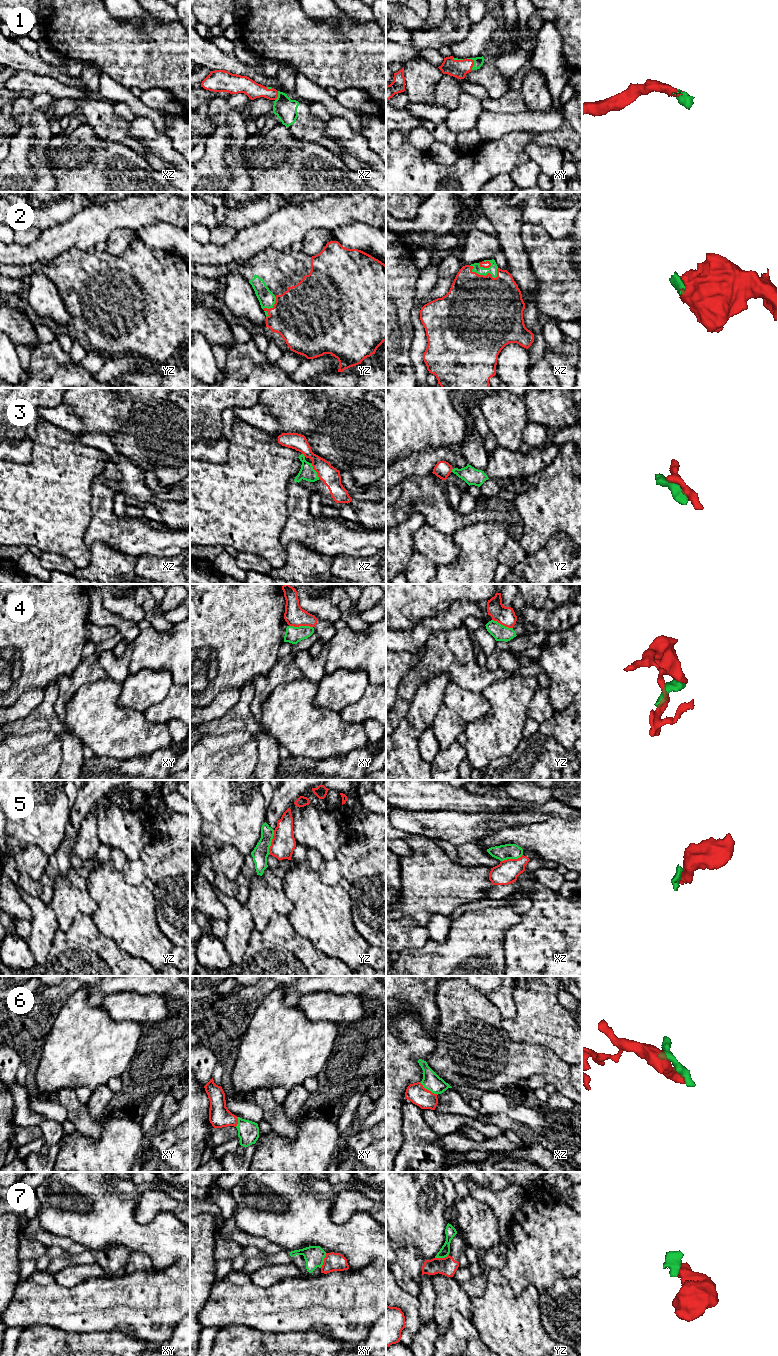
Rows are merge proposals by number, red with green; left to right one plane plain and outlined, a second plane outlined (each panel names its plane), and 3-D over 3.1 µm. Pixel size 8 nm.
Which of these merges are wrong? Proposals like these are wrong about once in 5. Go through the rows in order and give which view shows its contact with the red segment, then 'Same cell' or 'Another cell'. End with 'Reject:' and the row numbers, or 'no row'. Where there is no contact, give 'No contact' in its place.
1: Touches red in xy. Same cell
2: Touches red in xz. Same cell
3: Touches red in xz. Another cell
4: Touches red in xy. Another cell
5: Touches red in yz. Another cell
6: Touches red in xz. Same cell
7: Touches red in xy. Another cell
Reject: 3, 4, 5, 7

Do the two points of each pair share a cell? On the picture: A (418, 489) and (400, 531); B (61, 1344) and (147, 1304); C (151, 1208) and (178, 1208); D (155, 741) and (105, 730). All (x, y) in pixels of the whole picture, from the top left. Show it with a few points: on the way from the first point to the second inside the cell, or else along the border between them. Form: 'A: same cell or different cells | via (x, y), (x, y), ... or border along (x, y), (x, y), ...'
A: different cells | border along (426, 522), (420, 513), (412, 513), (396, 525)
B: different cells | border along (62, 1330), (70, 1332), (108, 1331)
C: same cell | via (158, 1206), (171, 1206)
D: same cell | via (143, 737), (135, 737), (117, 732)

